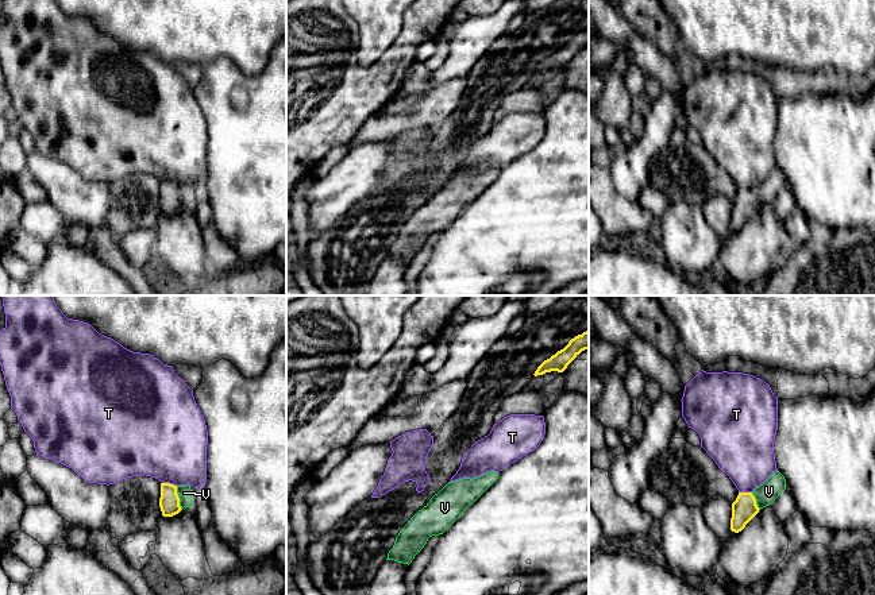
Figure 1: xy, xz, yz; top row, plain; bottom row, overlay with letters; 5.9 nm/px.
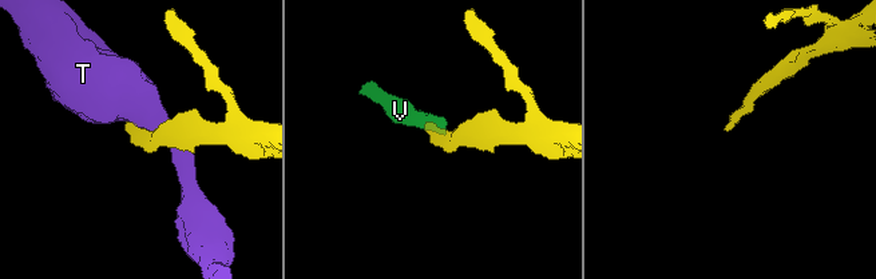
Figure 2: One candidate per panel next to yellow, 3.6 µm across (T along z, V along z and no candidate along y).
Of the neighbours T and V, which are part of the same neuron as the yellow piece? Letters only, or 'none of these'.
V

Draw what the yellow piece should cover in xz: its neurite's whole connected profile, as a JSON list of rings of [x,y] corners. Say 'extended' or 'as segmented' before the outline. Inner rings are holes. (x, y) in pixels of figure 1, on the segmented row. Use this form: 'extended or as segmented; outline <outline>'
as segmented; outline [[[589,329],[571,339],[563,349],[544,360],[533,375],[537,376],[551,371],[563,372],[567,366],[585,349],[589,349]]]

